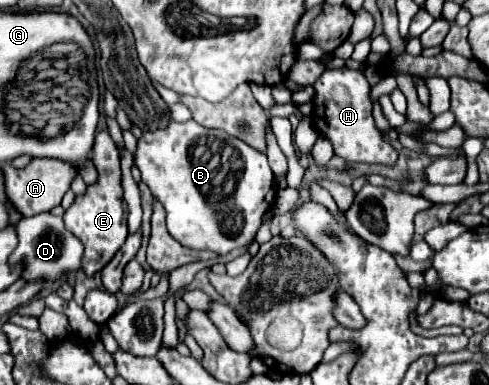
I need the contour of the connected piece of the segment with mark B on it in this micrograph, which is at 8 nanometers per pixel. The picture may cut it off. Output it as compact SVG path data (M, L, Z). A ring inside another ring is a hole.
M193 119L185 123L169 121L165 129L143 131L137 141L135 165L153 197L165 207L169 233L189 249L209 249L227 255L229 251L247 245L255 239L255 233L261 227L261 217L275 199L275 177L265 153L245 145L245 141L225 131L205 129Z

